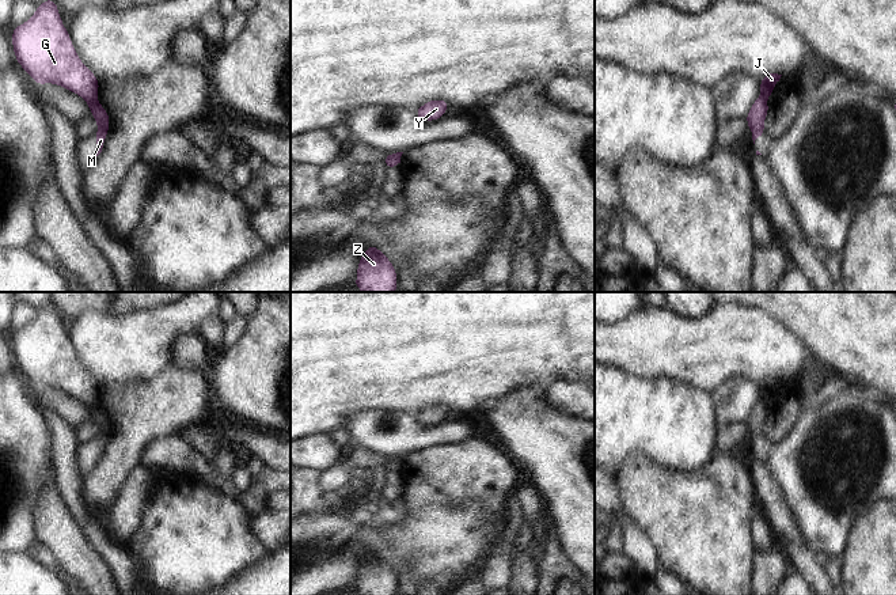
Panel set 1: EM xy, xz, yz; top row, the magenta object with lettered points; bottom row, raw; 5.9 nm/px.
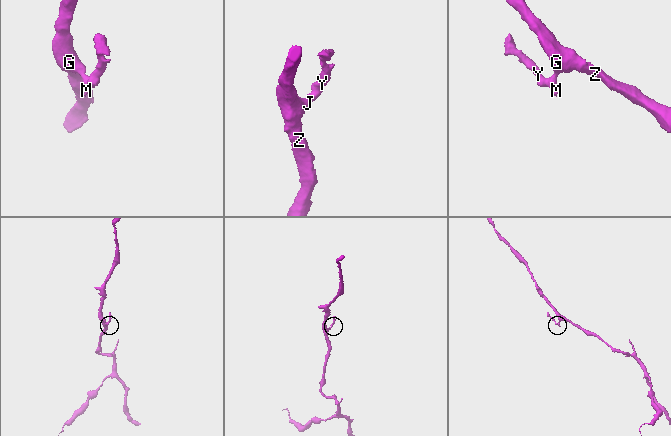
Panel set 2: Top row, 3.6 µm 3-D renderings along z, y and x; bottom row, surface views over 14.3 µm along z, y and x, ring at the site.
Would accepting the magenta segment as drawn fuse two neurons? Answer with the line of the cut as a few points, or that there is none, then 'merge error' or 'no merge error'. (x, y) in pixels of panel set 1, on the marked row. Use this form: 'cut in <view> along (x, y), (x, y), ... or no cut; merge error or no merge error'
cut in xy along (95, 97), (88, 103); merge error

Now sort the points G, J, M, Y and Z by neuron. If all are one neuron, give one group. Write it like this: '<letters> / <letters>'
G J Z / M Y

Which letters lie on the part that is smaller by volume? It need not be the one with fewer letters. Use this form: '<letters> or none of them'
M, Y

